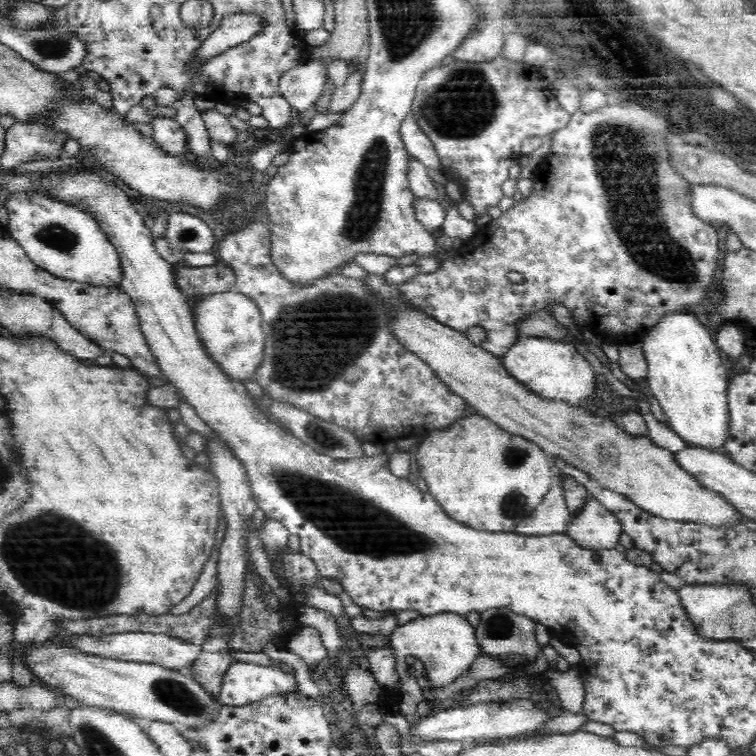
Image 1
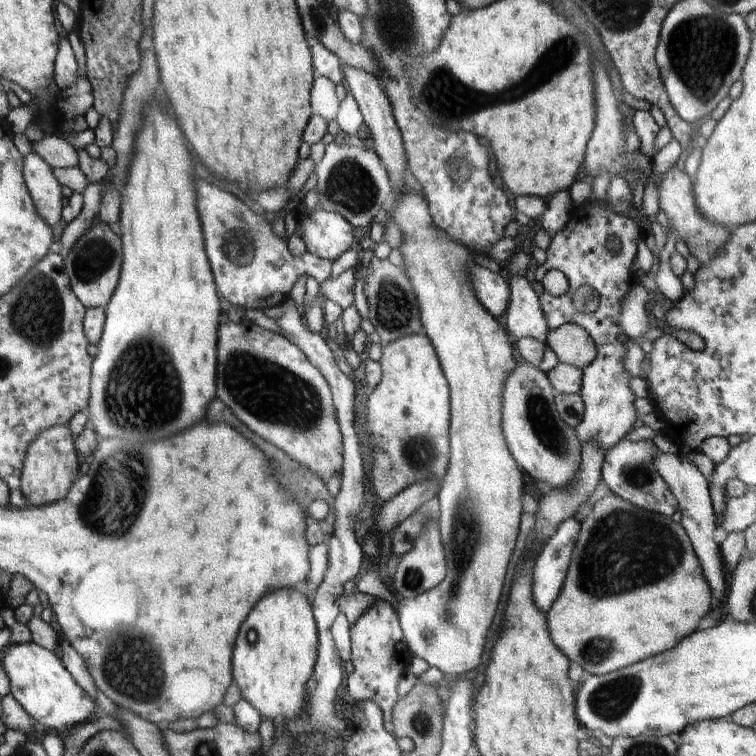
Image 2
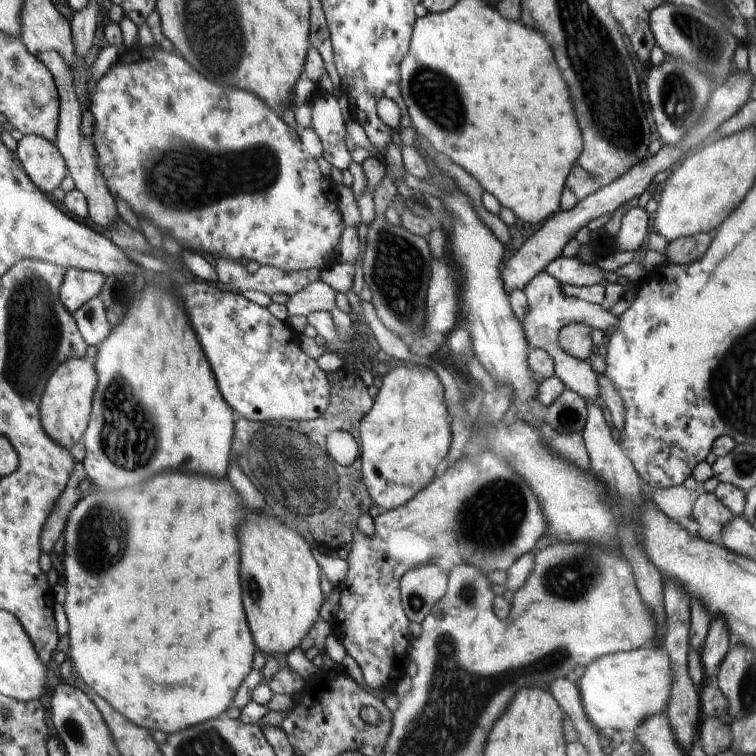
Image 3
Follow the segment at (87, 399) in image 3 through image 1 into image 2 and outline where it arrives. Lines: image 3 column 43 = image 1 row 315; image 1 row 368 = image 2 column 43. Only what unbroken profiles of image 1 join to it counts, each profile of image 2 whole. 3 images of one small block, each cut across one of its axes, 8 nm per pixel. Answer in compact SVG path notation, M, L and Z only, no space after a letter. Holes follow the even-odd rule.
M54 426L46 432L42 432L27 453L27 463L23 470L24 494L28 496L31 506L44 506L44 504L55 504L64 500L76 482L81 478L80 453L77 448L78 438L74 436L68 426Z

